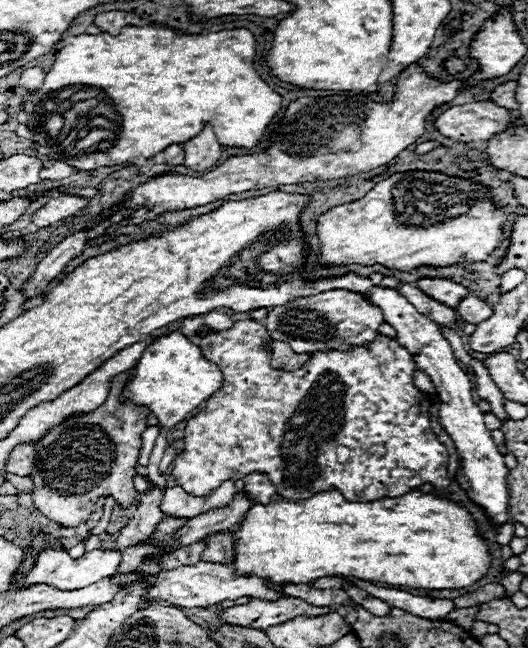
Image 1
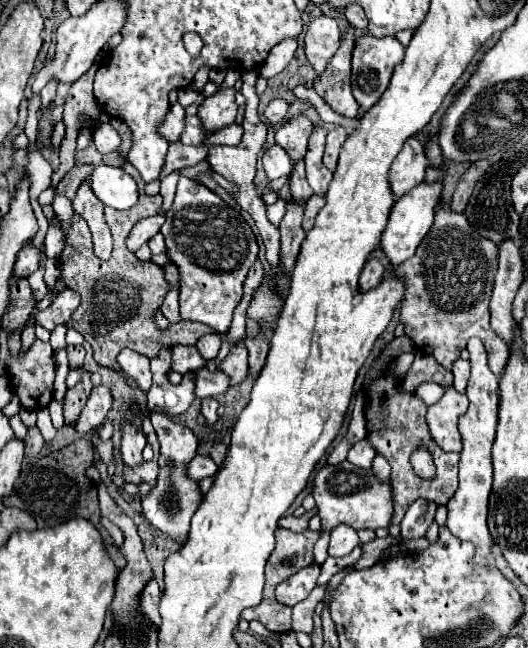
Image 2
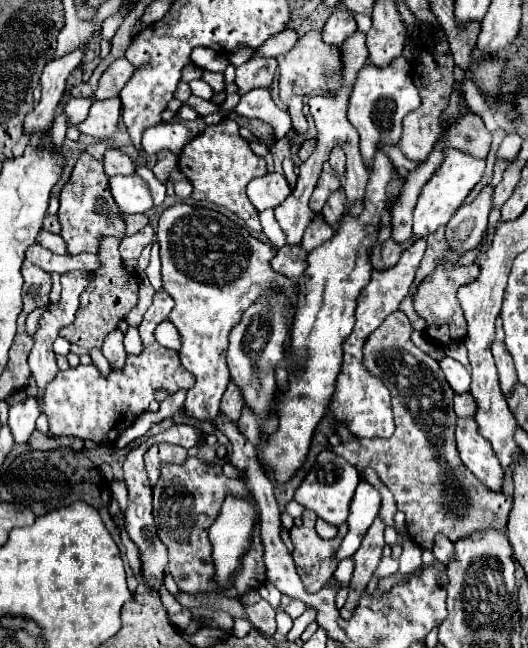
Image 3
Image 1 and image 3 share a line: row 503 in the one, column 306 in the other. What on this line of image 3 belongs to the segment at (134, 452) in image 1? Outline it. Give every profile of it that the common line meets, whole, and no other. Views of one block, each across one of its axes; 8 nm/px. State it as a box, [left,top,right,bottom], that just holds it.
[276,30,342,134]

